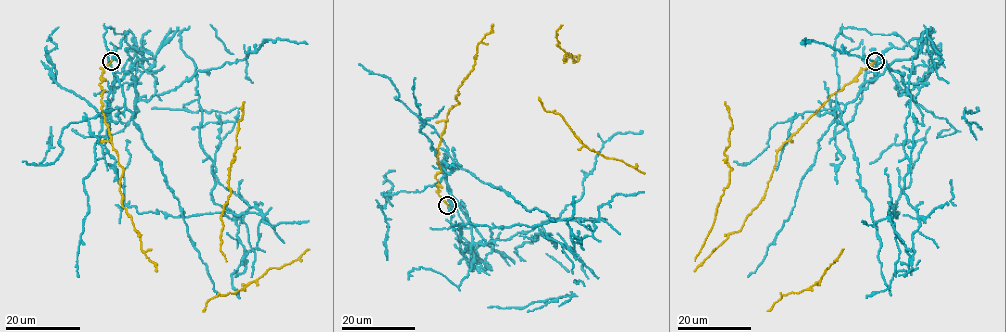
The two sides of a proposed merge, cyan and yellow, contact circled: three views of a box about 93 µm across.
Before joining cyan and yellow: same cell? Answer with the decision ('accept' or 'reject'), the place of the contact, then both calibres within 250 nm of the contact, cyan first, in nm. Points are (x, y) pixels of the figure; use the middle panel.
reject; place (447, 205); calibres 360 and 190 nm

